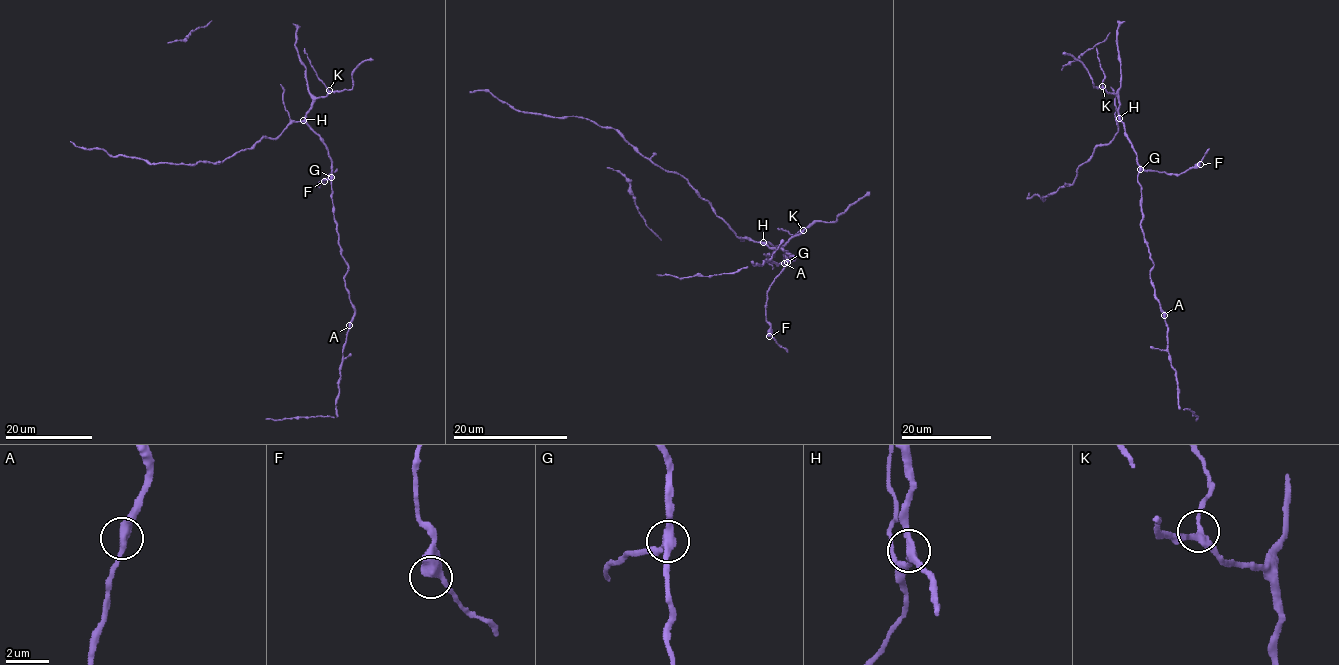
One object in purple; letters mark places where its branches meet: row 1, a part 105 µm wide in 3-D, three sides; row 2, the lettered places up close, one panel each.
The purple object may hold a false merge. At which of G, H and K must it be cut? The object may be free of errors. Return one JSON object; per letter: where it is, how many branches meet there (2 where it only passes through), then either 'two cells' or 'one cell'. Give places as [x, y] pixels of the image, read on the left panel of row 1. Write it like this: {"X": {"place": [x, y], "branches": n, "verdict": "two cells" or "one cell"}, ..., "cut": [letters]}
{"G": {"place": [331, 177], "branches": 3, "verdict": "one cell"}, "H": {"place": [303, 120], "branches": 3, "verdict": "one cell"}, "K": {"place": [329, 90], "branches": 3, "verdict": "one cell"}, "cut": []}

